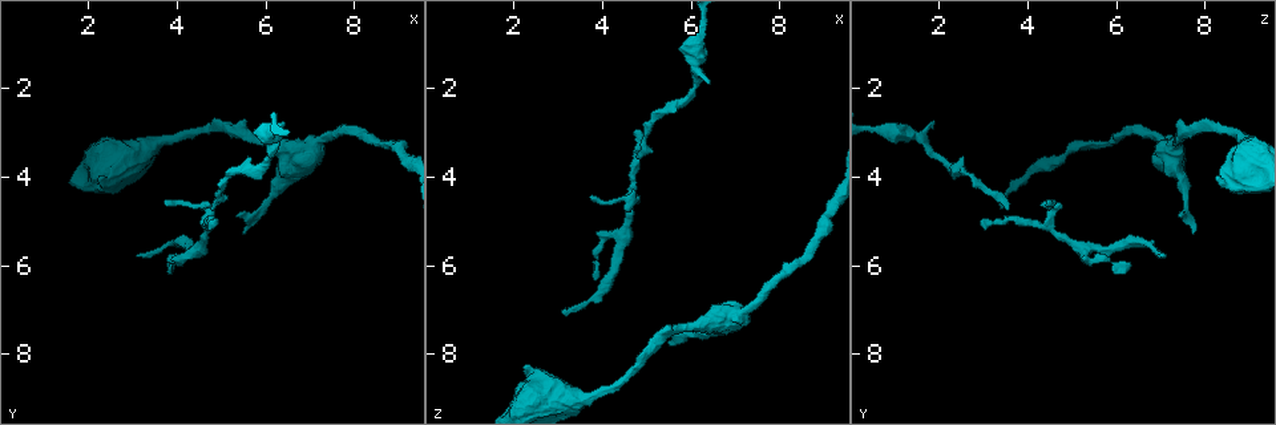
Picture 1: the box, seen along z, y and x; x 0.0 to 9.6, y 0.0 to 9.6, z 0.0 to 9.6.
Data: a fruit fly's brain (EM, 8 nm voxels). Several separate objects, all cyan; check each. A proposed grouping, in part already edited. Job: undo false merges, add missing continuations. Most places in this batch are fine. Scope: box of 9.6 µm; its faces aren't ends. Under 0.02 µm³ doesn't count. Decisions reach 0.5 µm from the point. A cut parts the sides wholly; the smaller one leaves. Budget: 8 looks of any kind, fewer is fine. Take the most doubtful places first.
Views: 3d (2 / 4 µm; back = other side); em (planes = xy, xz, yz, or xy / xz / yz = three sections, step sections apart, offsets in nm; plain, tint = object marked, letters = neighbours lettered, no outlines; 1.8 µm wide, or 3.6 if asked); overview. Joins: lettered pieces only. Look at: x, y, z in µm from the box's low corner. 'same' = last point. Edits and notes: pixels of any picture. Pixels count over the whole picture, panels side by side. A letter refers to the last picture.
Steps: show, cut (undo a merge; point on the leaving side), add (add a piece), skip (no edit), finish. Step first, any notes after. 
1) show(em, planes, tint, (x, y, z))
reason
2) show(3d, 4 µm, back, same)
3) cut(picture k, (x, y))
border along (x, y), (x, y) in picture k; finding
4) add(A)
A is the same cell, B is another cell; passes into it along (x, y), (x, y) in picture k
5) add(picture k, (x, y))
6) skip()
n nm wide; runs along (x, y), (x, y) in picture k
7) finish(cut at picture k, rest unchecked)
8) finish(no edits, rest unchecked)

show(em, yz, step 4, plain, (3.80, 6.15, 6.20))
an open end

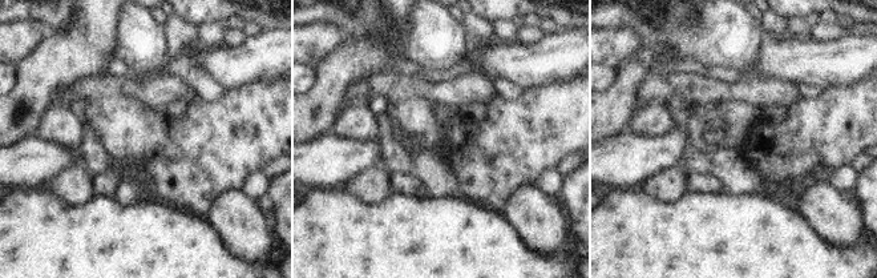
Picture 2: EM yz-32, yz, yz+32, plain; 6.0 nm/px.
show(em, yz, step 4, tint, same)
where the object lies

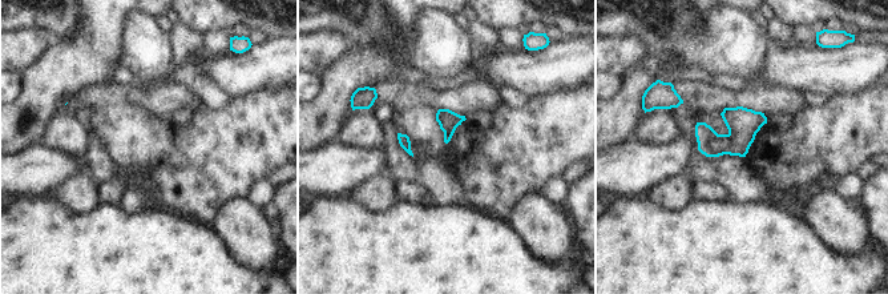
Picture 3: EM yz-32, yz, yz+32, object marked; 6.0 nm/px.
show(em, yz, step 4, letters, same)
what lies round it

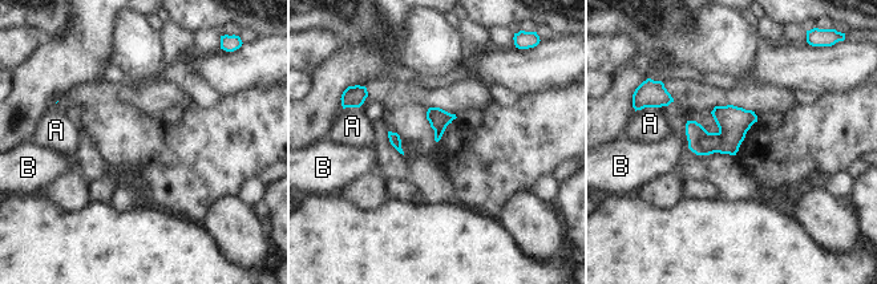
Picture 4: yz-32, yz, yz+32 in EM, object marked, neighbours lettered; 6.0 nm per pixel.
skip()
A and B are other cells; no lettered piece goes on from it

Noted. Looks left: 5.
show(em, planes, letters, (6.45, 2.80, 1.90))
branch stops here

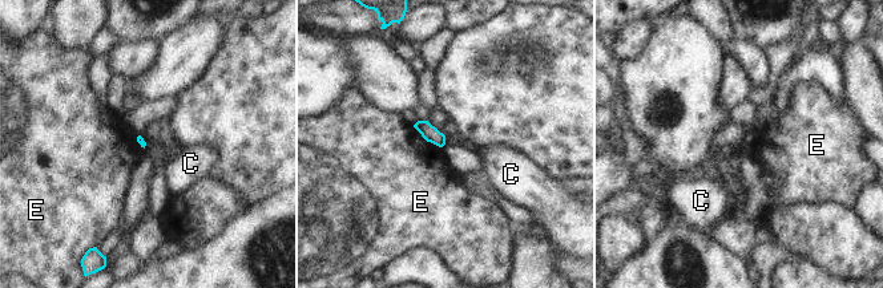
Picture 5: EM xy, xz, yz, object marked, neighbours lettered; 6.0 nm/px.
skip()
C and E are other cells; border along (412, 126), (427, 141), (442, 147) in picture 5; no lettered piece goes on from it

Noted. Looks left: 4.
show(3d, 4 µm, (5.40, 4.90, 7.45))
branch stops here

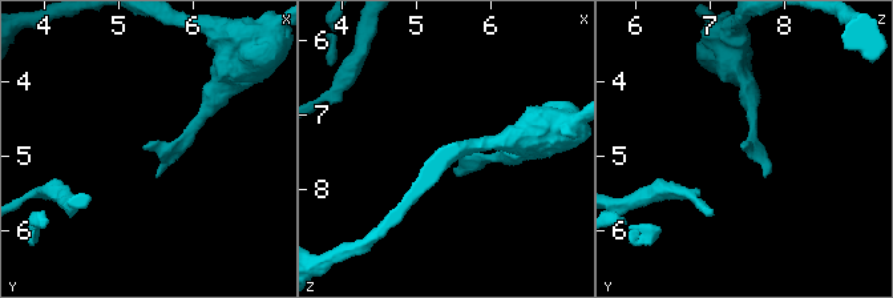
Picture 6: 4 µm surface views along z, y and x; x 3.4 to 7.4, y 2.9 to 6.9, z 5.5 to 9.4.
show(em, xy, step 16, letters, (5.40, 4.90, 7.40))

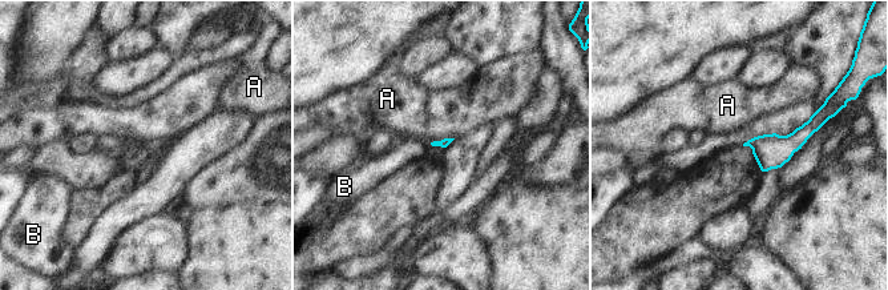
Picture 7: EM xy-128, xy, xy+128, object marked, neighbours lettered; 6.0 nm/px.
show(em, planes, letters, same)

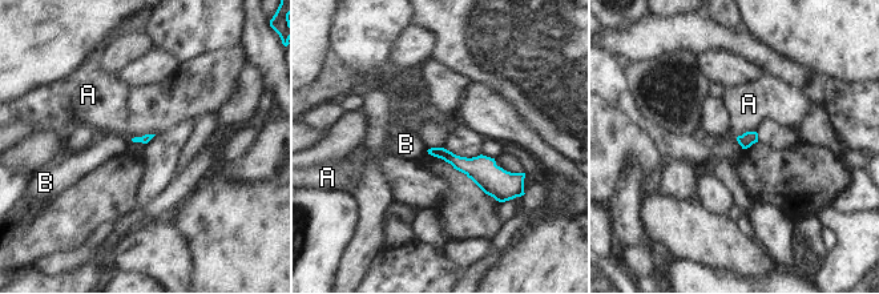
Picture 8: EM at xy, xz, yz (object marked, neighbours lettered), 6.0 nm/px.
skip()
A and B are other cells; runs along (434, 150), (488, 176), (513, 176) in picture 8; no lettered piece goes on from it

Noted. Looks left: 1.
finish(no edits, rest unchecked)

